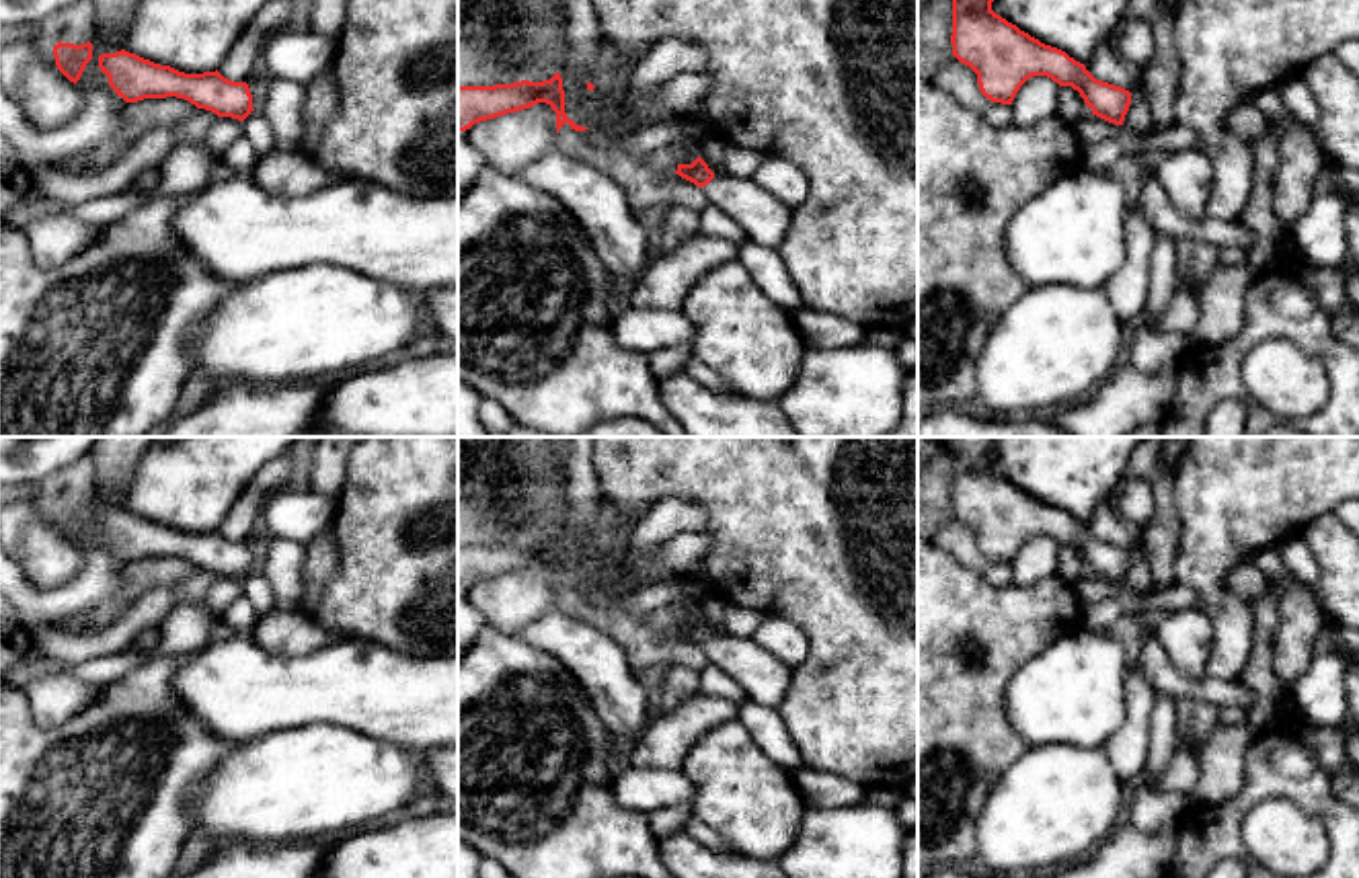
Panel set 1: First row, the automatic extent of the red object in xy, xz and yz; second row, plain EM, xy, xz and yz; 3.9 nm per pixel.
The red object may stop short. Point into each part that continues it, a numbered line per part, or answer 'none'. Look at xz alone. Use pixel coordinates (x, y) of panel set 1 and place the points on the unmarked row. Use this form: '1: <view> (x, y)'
1: xz (766, 680)

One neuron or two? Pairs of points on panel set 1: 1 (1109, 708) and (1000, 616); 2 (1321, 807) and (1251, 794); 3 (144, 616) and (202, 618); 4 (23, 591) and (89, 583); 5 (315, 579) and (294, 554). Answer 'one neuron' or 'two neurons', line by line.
1: two neurons
2: one neuron
3: two neurons
4: one neuron
5: two neurons

